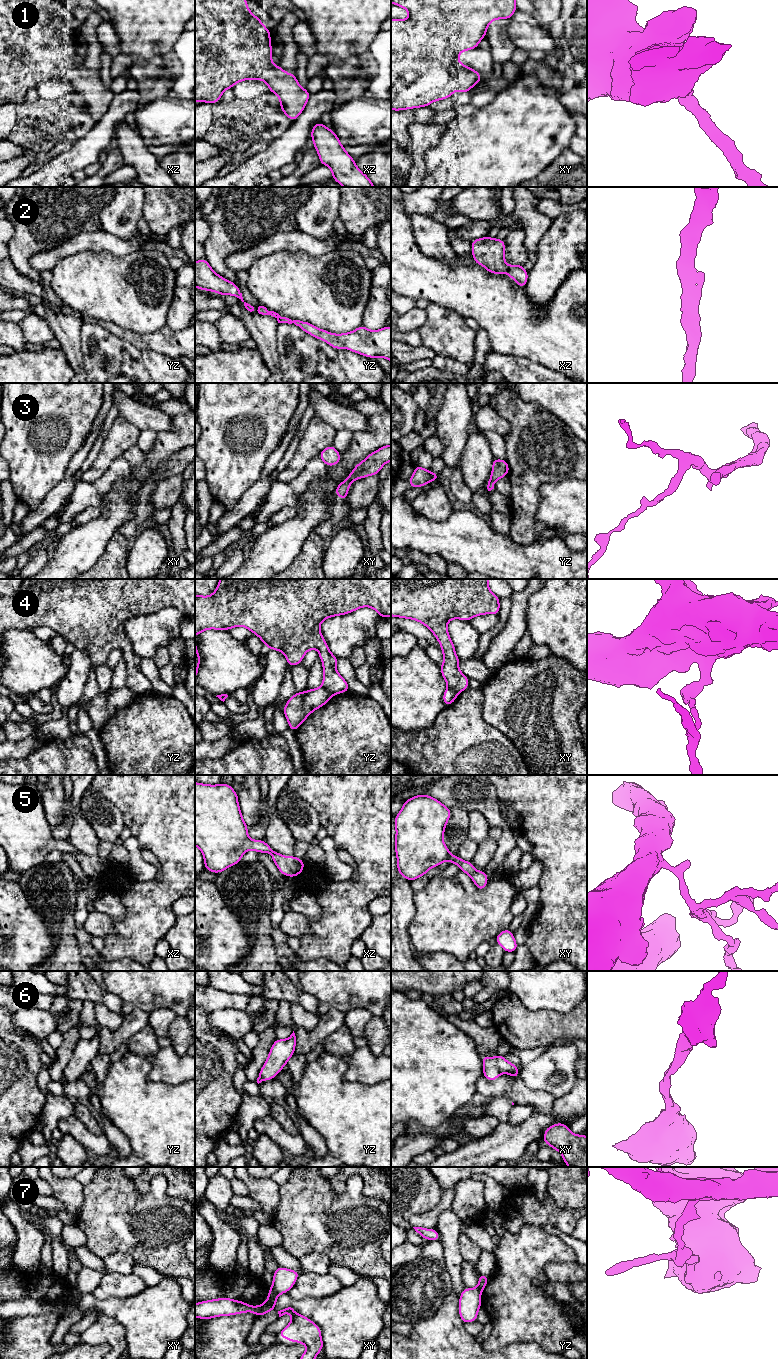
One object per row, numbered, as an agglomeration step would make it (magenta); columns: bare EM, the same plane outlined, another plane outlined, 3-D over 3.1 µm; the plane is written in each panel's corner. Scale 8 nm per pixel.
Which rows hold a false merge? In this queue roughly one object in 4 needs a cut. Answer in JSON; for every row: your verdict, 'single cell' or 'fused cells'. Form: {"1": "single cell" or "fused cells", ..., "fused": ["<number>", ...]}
{"1": "single cell", "2": "single cell", "3": "single cell", "4": "fused cells", "5": "single cell", "6": "single cell", "7": "fused cells", "fused": ["4", "7"]}

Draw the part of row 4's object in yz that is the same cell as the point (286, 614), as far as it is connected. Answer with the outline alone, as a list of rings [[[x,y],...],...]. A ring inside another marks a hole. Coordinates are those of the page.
[[[220,579],[213,594],[195,594],[195,636],[208,629],[246,627],[262,640],[267,649],[282,652],[291,667],[300,664],[310,649],[317,649],[323,665],[322,686],[331,695],[336,695],[350,689],[336,669],[338,658],[330,652],[320,632],[320,624],[329,617],[352,613],[361,607],[373,608],[381,618],[390,617],[391,579]]]

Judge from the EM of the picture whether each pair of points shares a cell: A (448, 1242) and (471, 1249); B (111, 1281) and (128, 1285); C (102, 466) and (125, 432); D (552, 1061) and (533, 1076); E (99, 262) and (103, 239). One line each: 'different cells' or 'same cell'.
A: different cells
B: same cell
C: same cell
D: same cell
E: different cells

